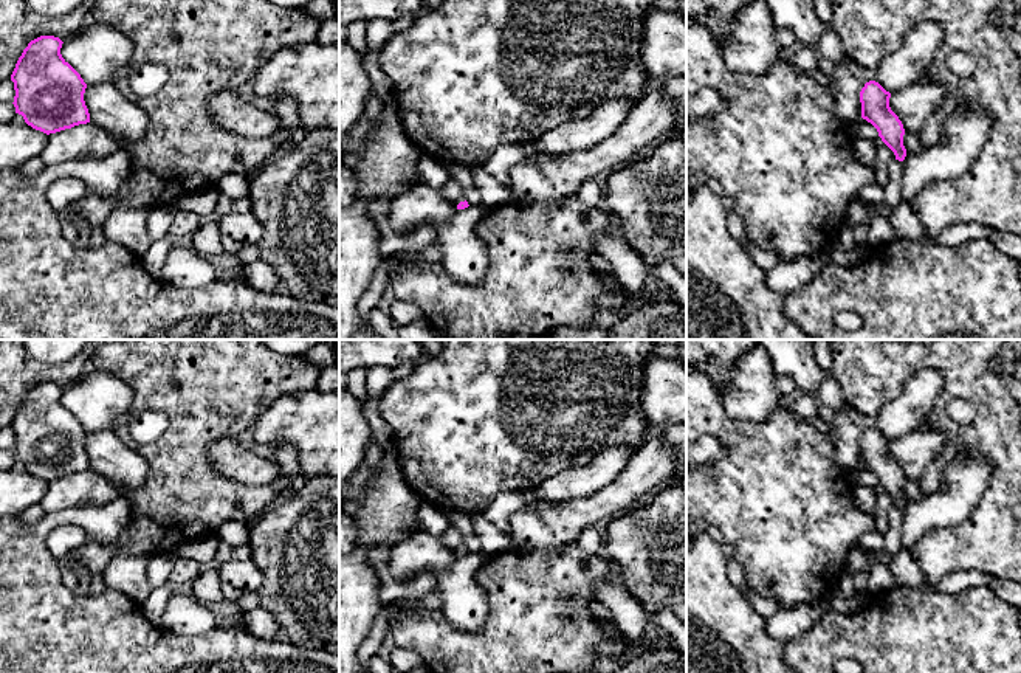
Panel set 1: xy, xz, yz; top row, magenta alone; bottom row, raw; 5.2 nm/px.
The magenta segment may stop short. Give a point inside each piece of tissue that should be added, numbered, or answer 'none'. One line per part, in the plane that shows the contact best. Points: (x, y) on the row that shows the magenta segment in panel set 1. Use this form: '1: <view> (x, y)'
none

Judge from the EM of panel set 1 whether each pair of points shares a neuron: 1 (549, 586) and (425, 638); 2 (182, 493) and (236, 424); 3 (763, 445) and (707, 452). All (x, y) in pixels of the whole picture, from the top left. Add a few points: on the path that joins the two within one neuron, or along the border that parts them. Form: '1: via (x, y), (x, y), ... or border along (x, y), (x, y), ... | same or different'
1: via (521, 617), (496, 642), (456, 642) | same
2: via (182, 472), (182, 461), (214, 428) | same
3: border along (707, 434), (719, 442), (724, 456), (702, 465) | different

